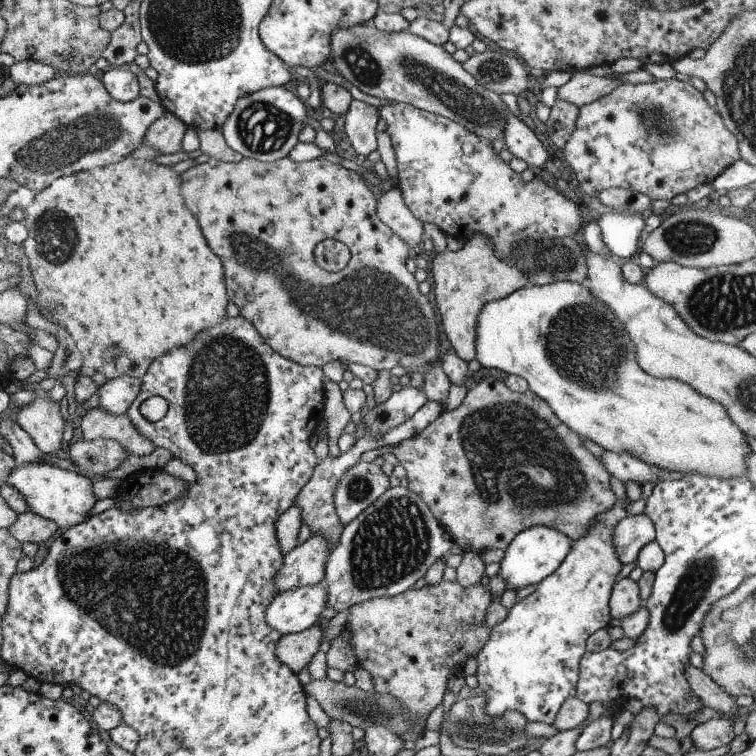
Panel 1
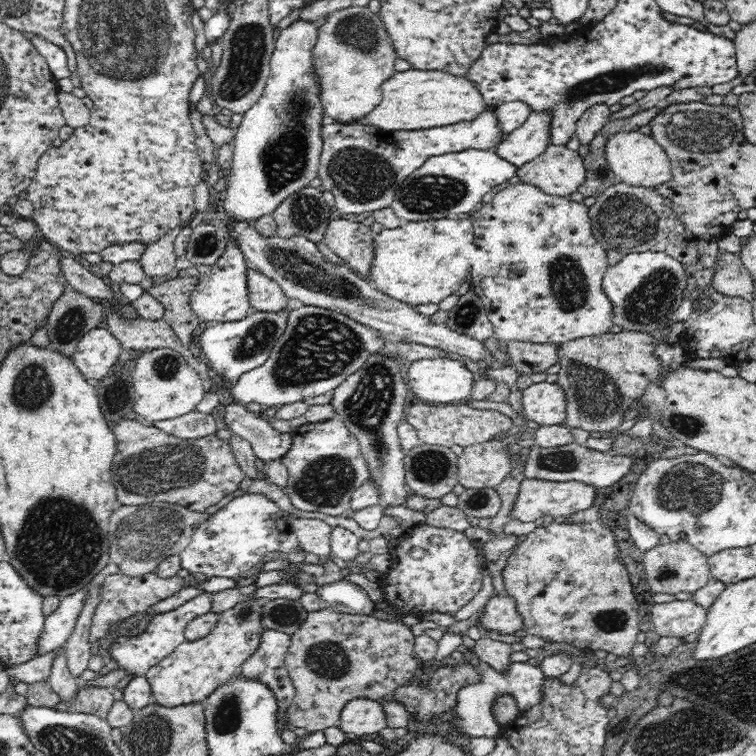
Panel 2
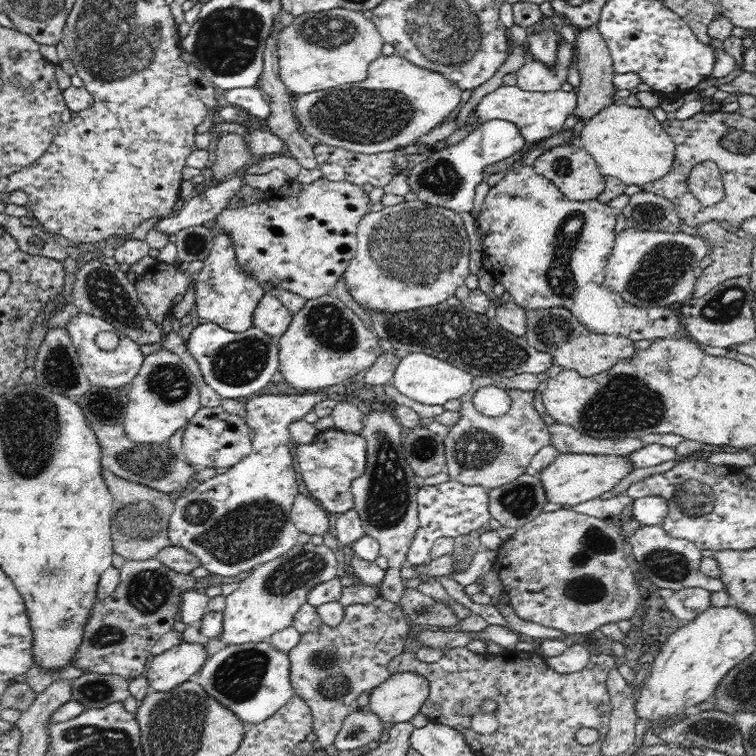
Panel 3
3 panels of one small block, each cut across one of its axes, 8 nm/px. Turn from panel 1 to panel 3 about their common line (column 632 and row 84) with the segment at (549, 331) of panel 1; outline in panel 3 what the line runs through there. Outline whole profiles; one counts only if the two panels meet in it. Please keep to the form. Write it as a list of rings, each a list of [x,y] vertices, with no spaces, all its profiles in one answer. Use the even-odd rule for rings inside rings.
[[[380,55],[376,60],[370,63],[368,69],[368,78],[364,82],[352,83],[347,85],[340,85],[331,89],[321,90],[310,94],[294,97],[294,113],[301,129],[306,135],[312,134],[314,138],[317,138],[318,142],[322,144],[328,144],[330,146],[345,148],[346,150],[362,153],[362,154],[378,154],[380,152],[390,152],[392,150],[400,149],[412,142],[417,141],[421,136],[428,134],[432,129],[435,129],[444,120],[448,119],[448,116],[460,106],[460,97],[463,90],[455,83],[452,82],[441,73],[433,72],[433,70],[426,70],[412,64],[408,59],[402,58],[399,55],[384,56]]]

